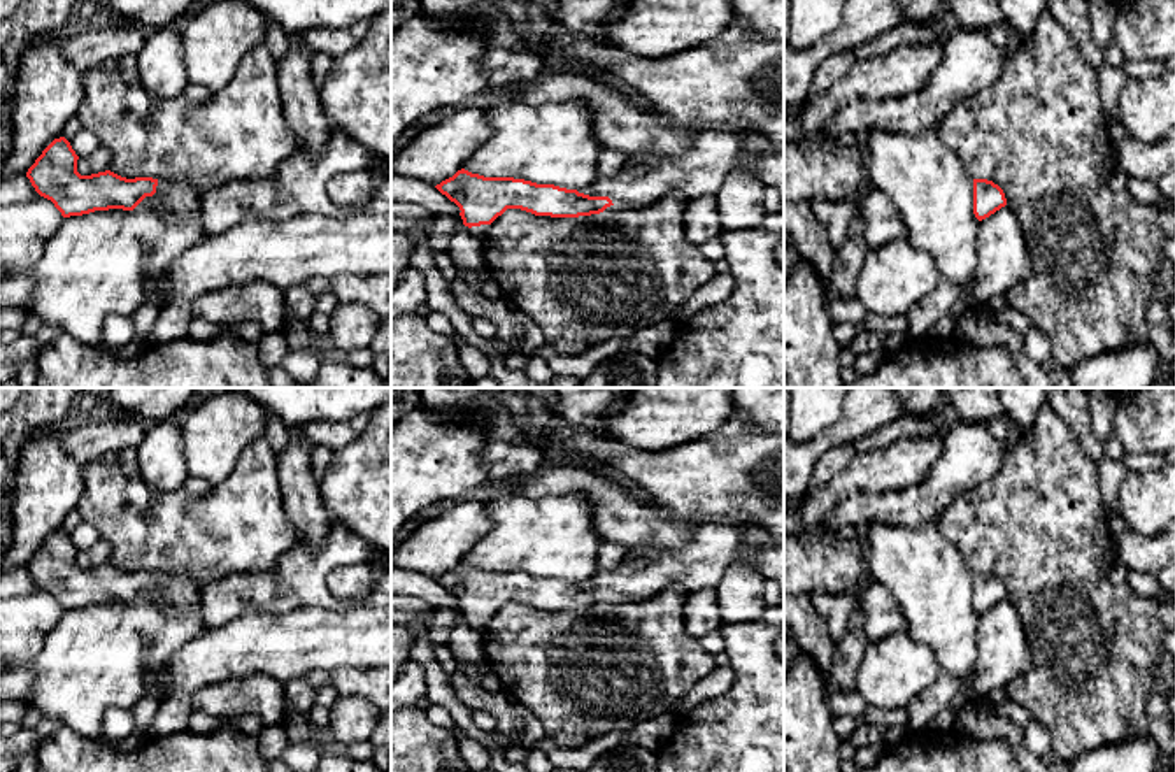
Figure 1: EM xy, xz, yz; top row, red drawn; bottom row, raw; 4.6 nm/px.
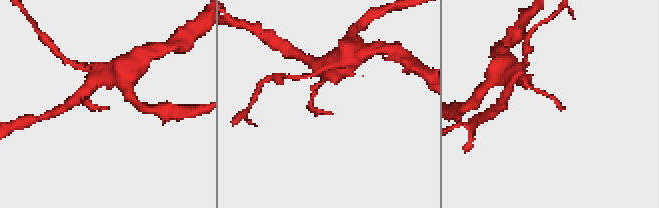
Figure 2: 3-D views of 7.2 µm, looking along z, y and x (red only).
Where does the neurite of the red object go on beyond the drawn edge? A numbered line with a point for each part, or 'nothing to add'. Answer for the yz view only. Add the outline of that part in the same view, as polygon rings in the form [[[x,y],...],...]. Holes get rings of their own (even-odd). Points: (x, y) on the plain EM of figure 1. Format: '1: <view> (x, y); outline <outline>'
nothing to add

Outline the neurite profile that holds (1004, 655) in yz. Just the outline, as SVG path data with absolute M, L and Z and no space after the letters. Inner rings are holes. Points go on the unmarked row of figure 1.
M1008 598L979 616L972 674L975 697L986 700L993 691L1008 688L1031 668L1031 663L1029 639L1017 607Z

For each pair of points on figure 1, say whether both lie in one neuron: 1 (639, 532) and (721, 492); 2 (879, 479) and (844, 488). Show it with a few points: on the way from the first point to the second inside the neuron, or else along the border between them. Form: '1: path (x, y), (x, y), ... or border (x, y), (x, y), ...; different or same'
1: border (672, 516), (683, 521), (697, 521); different
2: path (870, 479), (853, 479); same

